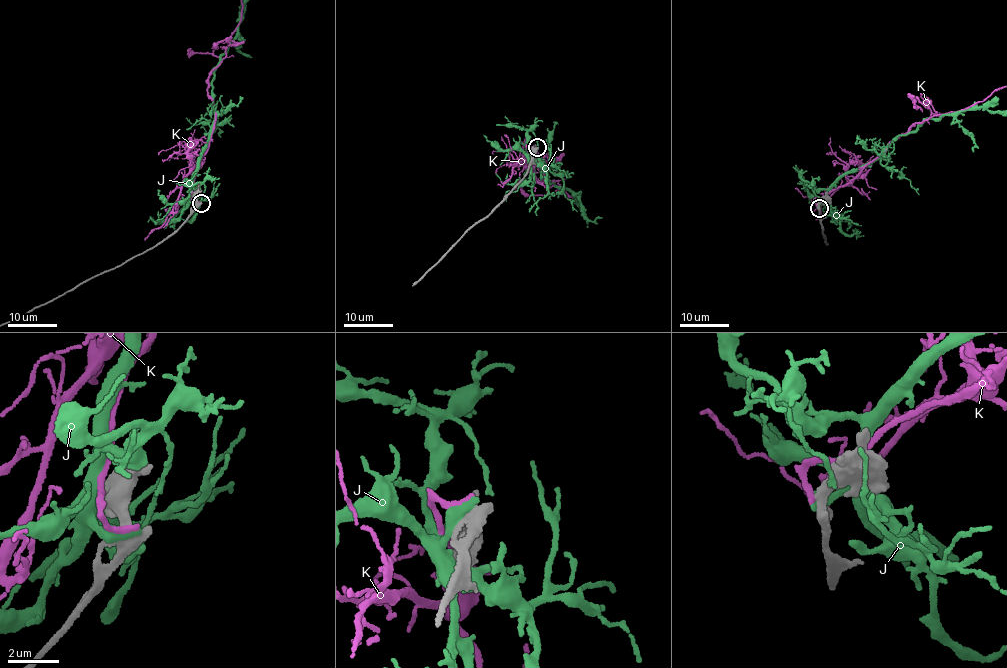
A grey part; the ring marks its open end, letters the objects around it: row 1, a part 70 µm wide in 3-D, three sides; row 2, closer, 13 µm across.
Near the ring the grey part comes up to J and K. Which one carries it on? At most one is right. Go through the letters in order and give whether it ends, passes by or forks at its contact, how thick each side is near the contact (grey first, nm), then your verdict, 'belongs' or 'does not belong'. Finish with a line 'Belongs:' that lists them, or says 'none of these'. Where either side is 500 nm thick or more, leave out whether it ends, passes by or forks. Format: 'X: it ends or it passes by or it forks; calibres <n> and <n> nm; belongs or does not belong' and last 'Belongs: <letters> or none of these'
J: calibres 360 and 550 nm; does not belong
K: it ends; calibres 440 and 280 nm; does not belong
Belongs: none of these

